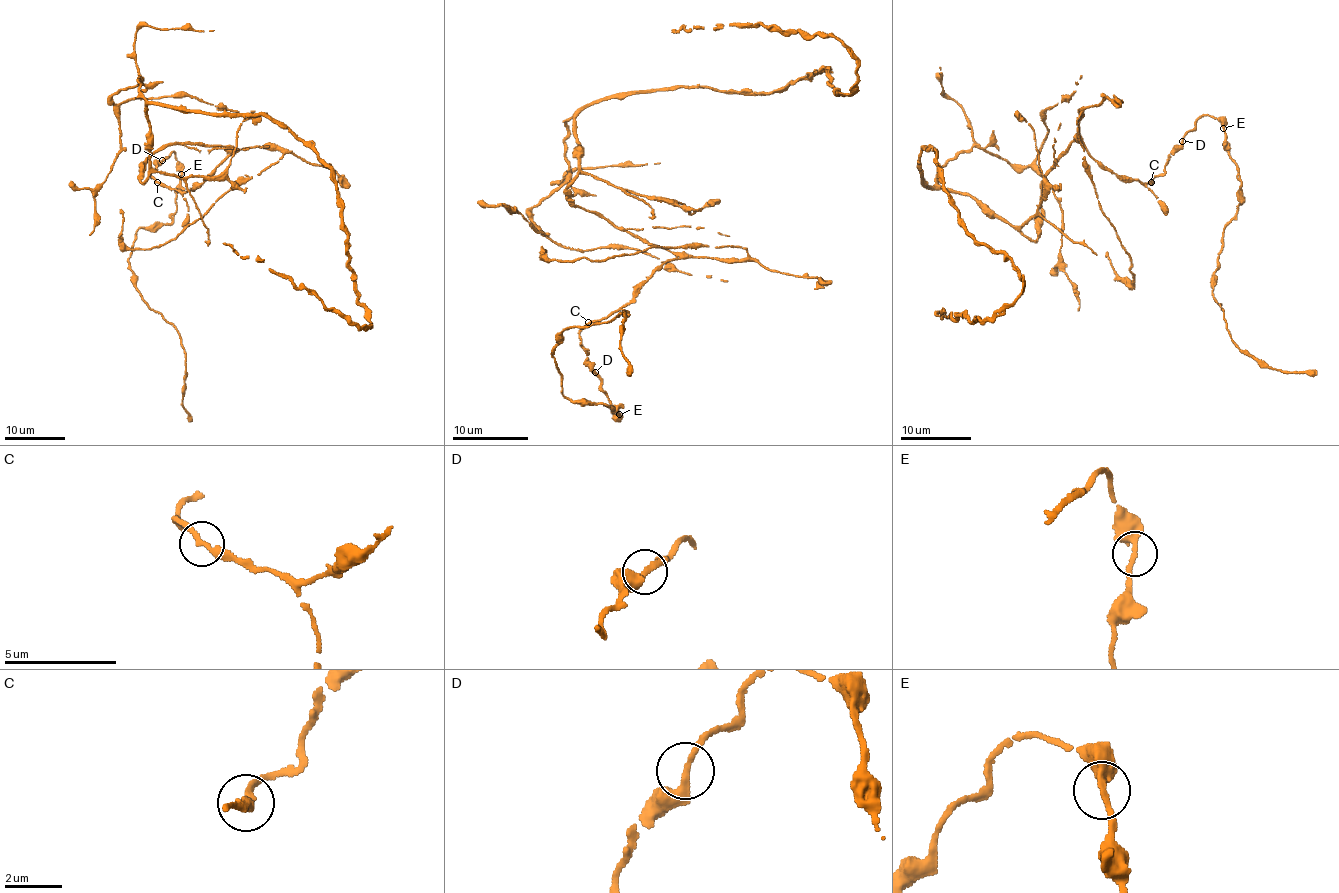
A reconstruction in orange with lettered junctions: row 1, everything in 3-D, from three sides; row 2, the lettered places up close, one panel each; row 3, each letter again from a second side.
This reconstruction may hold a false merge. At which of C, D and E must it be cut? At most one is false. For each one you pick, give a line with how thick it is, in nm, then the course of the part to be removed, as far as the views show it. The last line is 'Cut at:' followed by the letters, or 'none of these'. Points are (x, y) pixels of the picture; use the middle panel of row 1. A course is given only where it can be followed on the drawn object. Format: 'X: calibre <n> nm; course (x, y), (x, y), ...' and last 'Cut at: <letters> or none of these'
Cut at: none of these

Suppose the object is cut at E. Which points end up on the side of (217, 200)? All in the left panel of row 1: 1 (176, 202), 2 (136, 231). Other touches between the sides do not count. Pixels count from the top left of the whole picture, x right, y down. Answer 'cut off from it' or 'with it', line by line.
1: cut off from it
2: cut off from it

